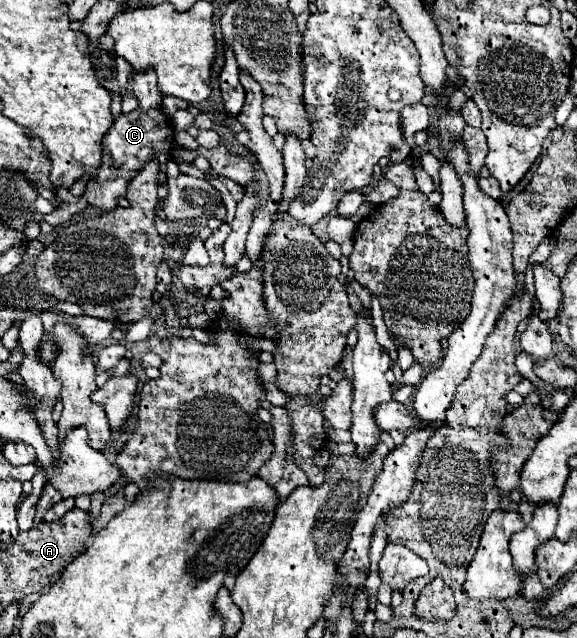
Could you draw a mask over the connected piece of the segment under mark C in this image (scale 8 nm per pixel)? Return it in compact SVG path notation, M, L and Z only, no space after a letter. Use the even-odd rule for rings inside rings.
M136 108L128 114L116 116L114 124L104 136L104 168L100 168L100 176L92 180L92 184L86 184L84 200L90 206L96 206L100 210L112 210L114 200L120 196L126 196L126 188L132 182L132 178L146 166L150 160L158 160L160 172L158 172L158 186L166 182L166 162L172 158L174 150L174 124L172 118L166 116L162 108L142 110Z

